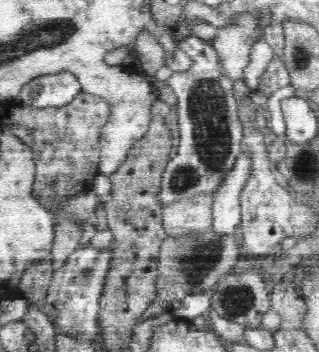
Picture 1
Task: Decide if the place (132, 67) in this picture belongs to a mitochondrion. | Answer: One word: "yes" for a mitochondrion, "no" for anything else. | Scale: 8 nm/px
no

